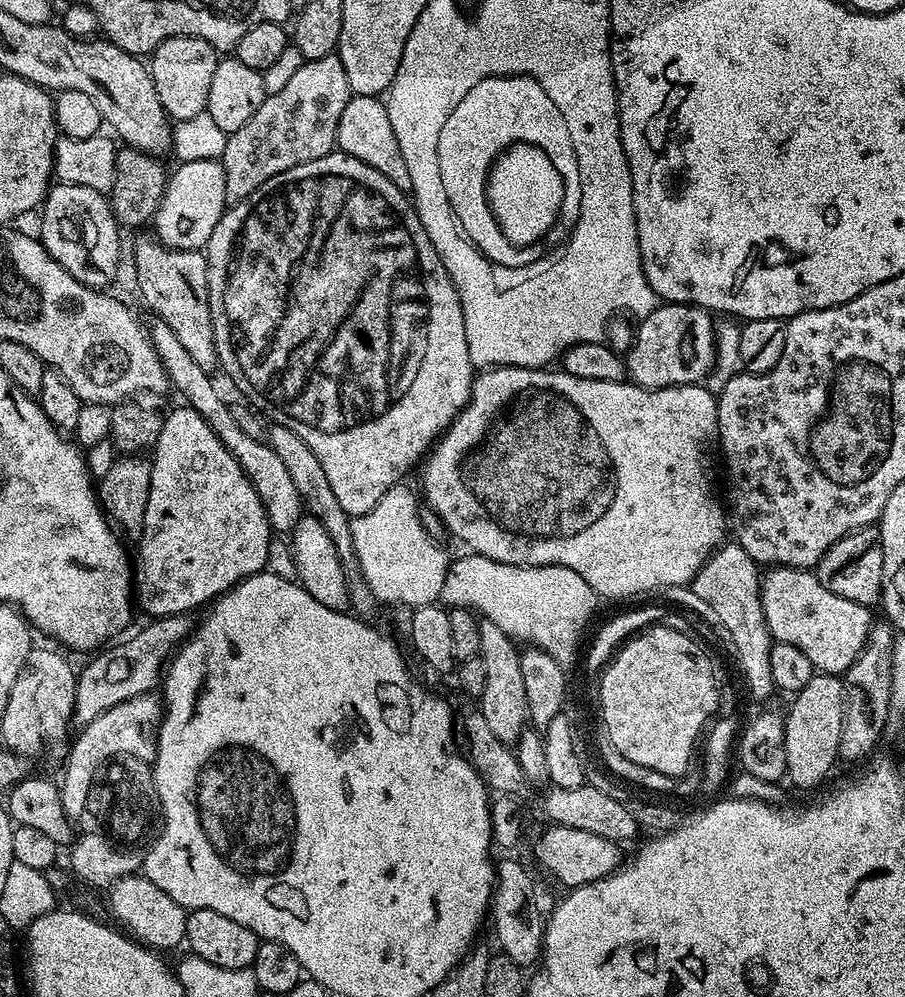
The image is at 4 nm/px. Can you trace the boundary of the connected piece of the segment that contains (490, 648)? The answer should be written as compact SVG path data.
M488 619L480 620L482 646L480 647L480 663L486 676L485 689L478 699L478 711L490 726L494 738L509 746L515 745L529 723L528 707L526 706L526 682L522 682L521 649L517 641Z

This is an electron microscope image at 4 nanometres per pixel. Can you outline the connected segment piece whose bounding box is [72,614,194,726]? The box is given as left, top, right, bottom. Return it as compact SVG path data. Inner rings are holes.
M191 615L161 616L153 619L152 624L145 626L141 632L133 634L129 640L121 639L103 650L97 651L92 660L83 669L79 669L76 678L76 697L72 719L83 726L94 722L98 714L106 714L110 706L118 706L118 702L126 702L135 696L146 696L152 688L161 683L162 673L166 665L176 654L176 649L192 635L194 620Z

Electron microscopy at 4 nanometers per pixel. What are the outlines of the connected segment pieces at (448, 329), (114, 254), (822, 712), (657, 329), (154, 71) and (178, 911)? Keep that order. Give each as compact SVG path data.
M333 150L329 156L299 164L262 182L254 194L235 201L225 211L218 226L214 226L206 255L210 318L214 326L216 359L222 372L224 368L225 374L236 380L237 390L249 396L244 398L251 401L272 424L294 430L294 434L298 434L298 438L302 438L302 442L318 454L318 462L322 462L322 470L326 470L326 479L348 516L355 518L374 510L382 494L401 483L404 475L423 461L432 445L455 422L458 413L468 404L474 379L458 290L452 285L446 266L442 266L442 258L438 258L438 250L434 250L413 201L398 190L390 178L378 174L374 166L366 166L366 162L358 162L358 158Z
M57 183L55 186L49 187L42 205L43 212L44 217L40 220L38 239L44 245L44 249L74 278L78 278L78 282L97 290L107 289L109 287L108 279L111 278L112 271L115 270L116 263L120 260L120 235L122 235L122 229L112 214L109 197L98 190Z
M817 674L802 686L800 692L791 697L792 705L784 719L784 733L786 734L786 770L787 779L793 780L800 788L816 788L832 772L832 767L840 760L838 742L842 742L842 726L844 722L845 688L843 679L839 676L825 676Z
M661 303L652 313L643 317L636 328L636 337L632 340L632 345L626 351L626 363L628 365L627 379L638 385L640 388L676 388L680 384L700 384L707 377L708 371L712 369L712 364L716 360L716 329L711 315L703 308L697 308L695 304L669 304Z
M193 36L166 38L150 54L150 71L154 90L158 90L158 102L162 102L165 114L173 121L194 118L206 111L217 59L217 49Z
M143 874L117 880L115 884L111 885L108 894L108 904L112 907L113 914L125 924L123 927L139 943L153 950L176 948L179 944L185 943L186 922L188 921L186 910L181 904L174 902L174 898L170 898L170 894L158 890L158 886L154 886L154 882L147 880Z

